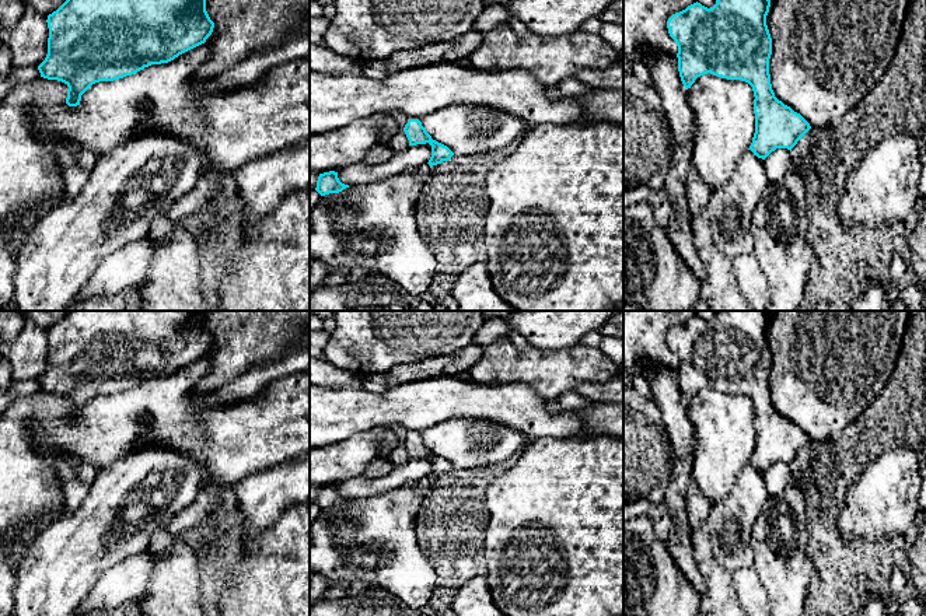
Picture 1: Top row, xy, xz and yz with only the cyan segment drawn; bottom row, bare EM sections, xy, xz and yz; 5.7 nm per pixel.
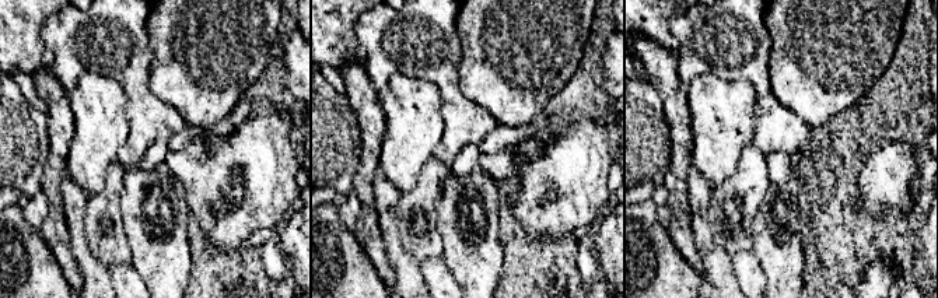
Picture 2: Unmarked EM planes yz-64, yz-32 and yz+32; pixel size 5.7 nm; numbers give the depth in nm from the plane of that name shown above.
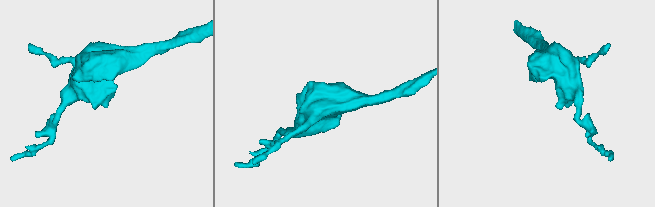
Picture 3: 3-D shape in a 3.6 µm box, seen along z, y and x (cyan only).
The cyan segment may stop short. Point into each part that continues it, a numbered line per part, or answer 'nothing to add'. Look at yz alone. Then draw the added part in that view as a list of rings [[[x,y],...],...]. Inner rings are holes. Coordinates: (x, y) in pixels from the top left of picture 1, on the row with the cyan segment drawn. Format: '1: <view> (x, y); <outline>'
nothing to add

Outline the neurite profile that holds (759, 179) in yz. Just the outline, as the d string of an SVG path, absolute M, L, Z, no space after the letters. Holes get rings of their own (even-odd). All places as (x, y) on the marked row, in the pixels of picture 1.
M745 150L728 183L712 190L707 206L710 232L716 246L730 259L754 253L749 225L766 182L763 160Z

